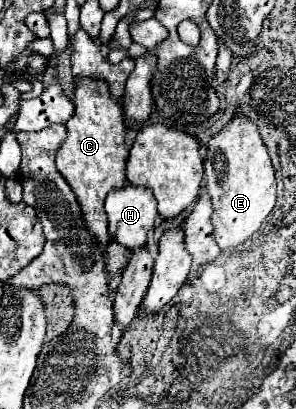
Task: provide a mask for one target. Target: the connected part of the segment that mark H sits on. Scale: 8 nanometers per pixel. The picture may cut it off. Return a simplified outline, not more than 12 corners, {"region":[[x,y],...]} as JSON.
{"region":[[127,184],[107,196],[113,240],[133,252],[155,228],[151,190]]}

